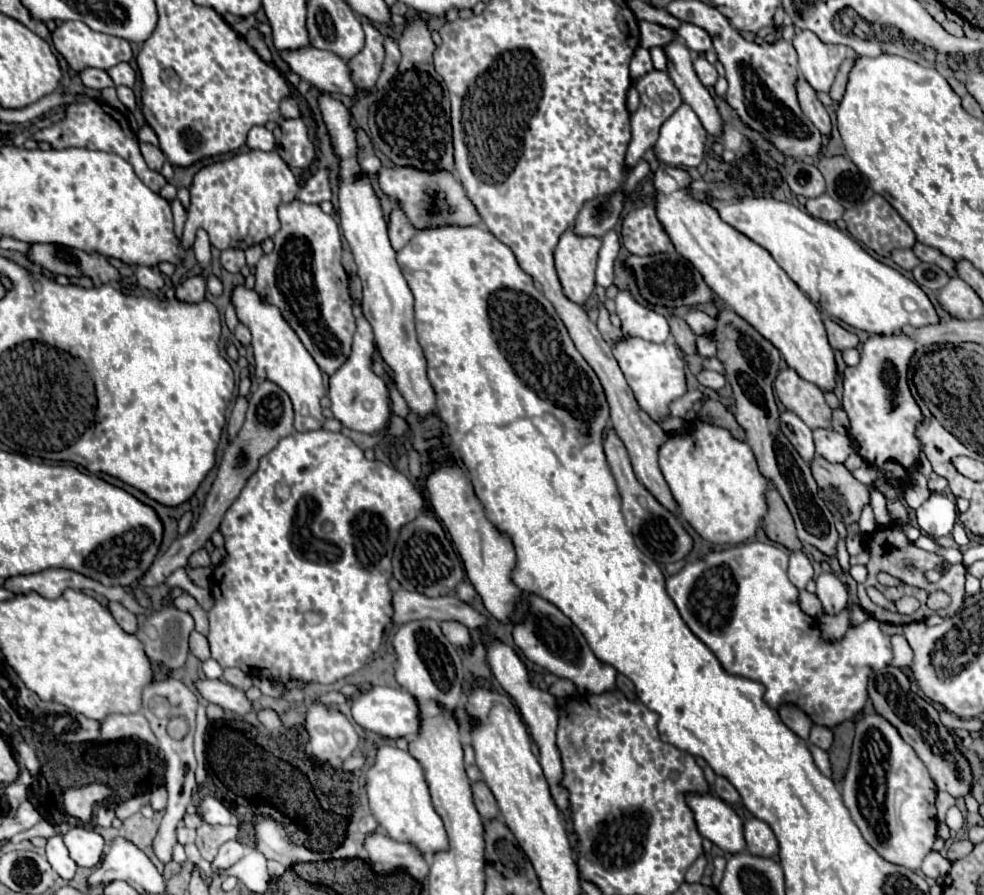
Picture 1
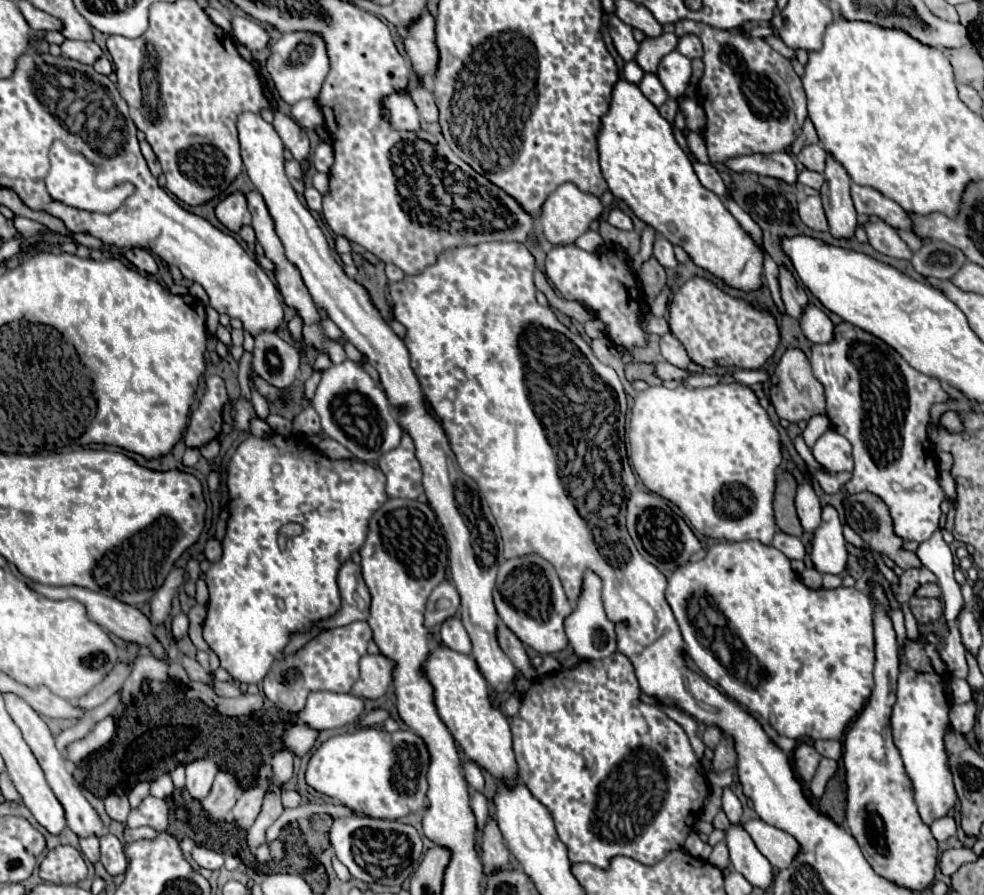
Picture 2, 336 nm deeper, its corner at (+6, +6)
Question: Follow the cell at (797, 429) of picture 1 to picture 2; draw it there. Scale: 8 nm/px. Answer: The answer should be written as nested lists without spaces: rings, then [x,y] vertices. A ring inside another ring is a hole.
[[[809,478],[797,488],[795,506],[797,506],[797,514],[799,514],[803,530],[815,532],[821,524],[821,504],[819,504],[819,498],[815,496],[815,492],[813,492]]]

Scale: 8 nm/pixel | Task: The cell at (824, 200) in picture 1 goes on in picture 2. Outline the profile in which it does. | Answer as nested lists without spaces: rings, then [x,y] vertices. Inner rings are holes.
[[[807,196],[805,200],[801,200],[799,202],[799,216],[801,216],[803,224],[815,232],[827,232],[829,230],[829,224],[827,224],[819,196]]]

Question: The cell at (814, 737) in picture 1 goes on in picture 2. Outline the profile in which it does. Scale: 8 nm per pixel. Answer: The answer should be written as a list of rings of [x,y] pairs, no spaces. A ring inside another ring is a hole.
[[[817,740],[815,742],[815,750],[825,756],[825,758],[833,758],[839,760],[843,754],[843,744],[839,740]]]

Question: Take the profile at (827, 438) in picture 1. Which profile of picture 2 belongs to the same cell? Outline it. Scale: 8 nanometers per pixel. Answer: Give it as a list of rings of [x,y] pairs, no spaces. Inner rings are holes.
[[[827,430],[817,444],[813,446],[815,460],[825,466],[829,472],[843,472],[853,470],[853,456],[851,456],[851,442],[835,430]]]

